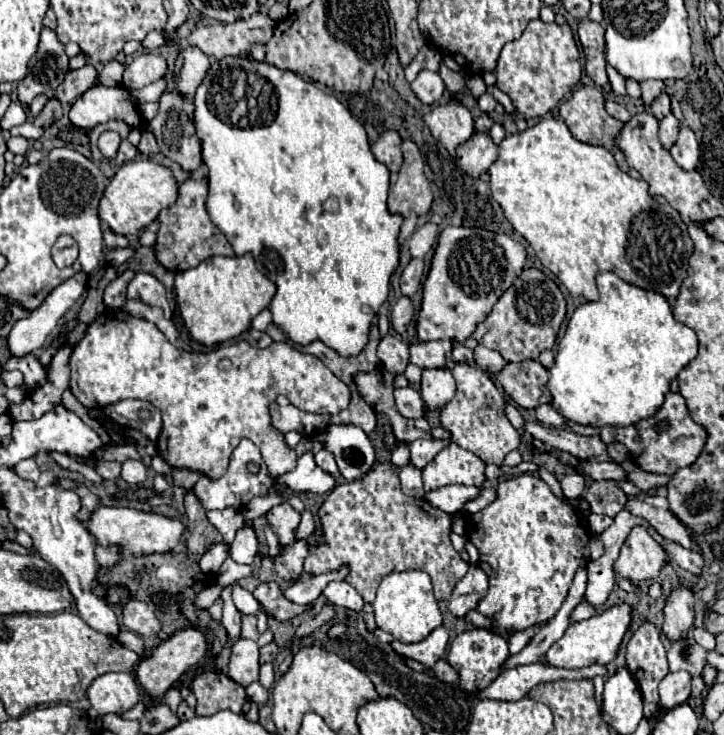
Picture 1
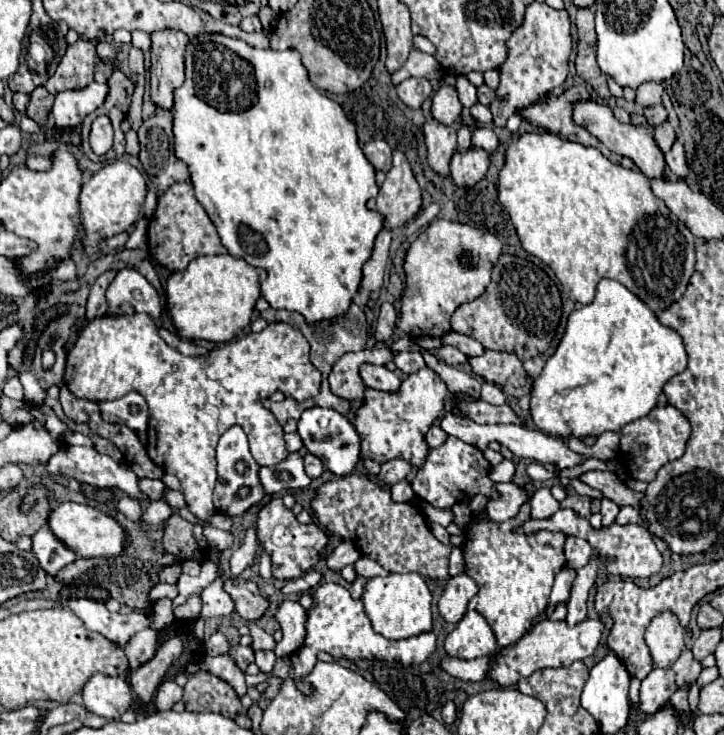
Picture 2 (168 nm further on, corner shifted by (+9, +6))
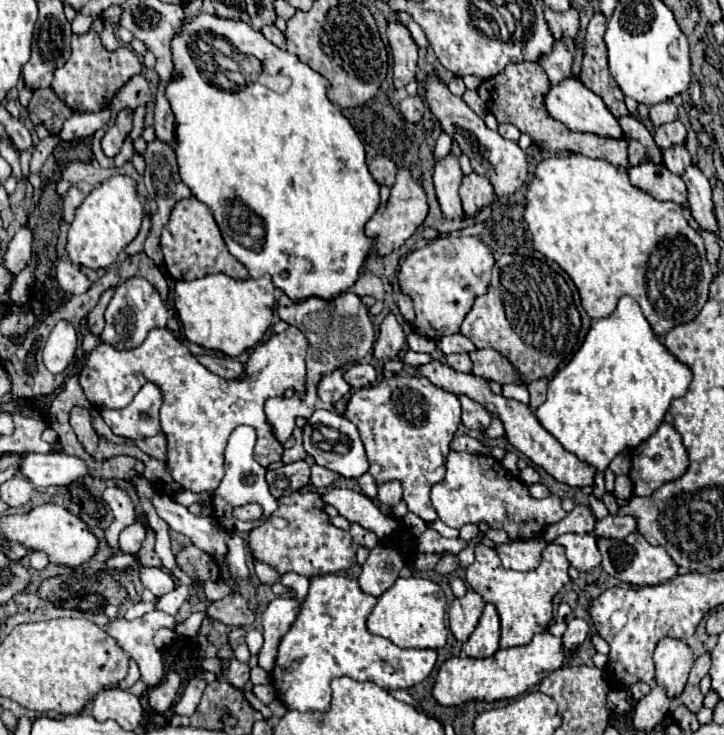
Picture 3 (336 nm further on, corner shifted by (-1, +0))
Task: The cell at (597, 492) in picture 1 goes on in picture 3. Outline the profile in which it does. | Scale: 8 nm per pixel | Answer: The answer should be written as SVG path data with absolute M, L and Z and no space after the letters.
M576 506L564 520L552 524L550 528L546 528L544 532L544 540L546 542L552 542L554 538L558 538L560 534L566 534L566 532L576 532L576 534L590 534L594 530L594 516L590 512L588 506Z

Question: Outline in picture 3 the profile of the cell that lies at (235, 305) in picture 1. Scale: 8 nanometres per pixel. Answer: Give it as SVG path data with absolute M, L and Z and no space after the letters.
M208 274L192 282L178 280L174 288L174 302L188 342L236 358L244 350L256 346L272 326L272 308L276 298L274 284L268 274L258 280L248 278L244 282L236 282L226 274Z

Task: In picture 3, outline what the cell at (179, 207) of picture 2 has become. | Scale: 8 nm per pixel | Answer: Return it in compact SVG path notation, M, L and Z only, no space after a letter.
M194 196L180 200L174 206L166 228L162 230L162 252L164 252L166 270L176 280L196 280L196 278L202 278L206 274L216 274L216 272L222 272L234 280L250 278L246 266L238 262L226 250L226 244L214 222L212 212L206 208L206 204L202 204Z

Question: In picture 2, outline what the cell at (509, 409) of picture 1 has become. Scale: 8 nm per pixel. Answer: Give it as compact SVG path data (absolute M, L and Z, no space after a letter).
M482 384L482 394L480 394L480 398L484 400L484 402L488 402L488 404L494 404L494 406L502 406L504 402L506 402L506 396L504 396L504 392L496 386L496 384Z

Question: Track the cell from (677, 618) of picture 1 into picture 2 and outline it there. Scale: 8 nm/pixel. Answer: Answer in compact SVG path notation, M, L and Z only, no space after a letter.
M666 610L658 614L646 630L646 644L650 648L654 666L670 668L684 650L684 636L686 630L680 626L674 612Z

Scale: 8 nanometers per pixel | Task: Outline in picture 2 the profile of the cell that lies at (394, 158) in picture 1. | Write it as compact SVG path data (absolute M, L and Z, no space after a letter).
M370 140L364 144L366 158L374 164L376 170L388 172L392 166L392 148L386 144L386 140Z

